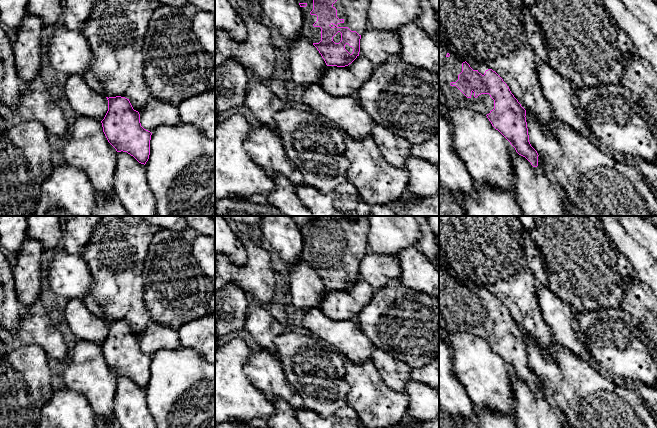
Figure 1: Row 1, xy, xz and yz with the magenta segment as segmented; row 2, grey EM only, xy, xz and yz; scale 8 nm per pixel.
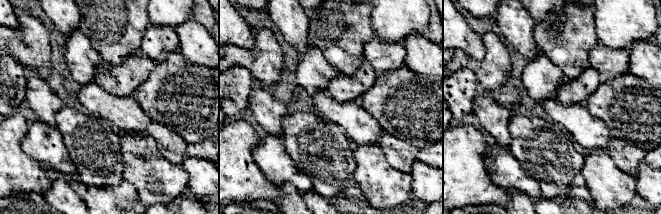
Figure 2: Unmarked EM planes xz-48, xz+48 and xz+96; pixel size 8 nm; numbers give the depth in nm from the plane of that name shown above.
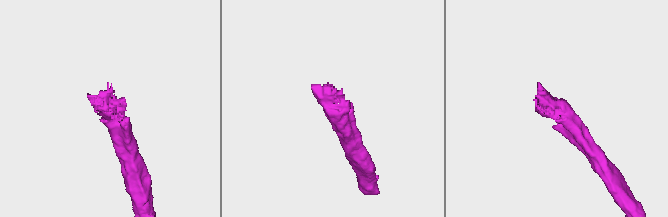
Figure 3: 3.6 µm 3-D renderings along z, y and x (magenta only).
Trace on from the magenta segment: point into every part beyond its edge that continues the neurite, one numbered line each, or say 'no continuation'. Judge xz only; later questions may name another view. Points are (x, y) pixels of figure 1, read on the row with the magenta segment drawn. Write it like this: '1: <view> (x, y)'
1: xz (354, 12)

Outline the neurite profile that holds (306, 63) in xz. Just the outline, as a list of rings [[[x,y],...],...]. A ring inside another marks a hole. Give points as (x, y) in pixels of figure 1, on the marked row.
[[[302,34],[290,41],[289,64],[292,80],[305,88],[320,83],[327,65],[317,48]]]

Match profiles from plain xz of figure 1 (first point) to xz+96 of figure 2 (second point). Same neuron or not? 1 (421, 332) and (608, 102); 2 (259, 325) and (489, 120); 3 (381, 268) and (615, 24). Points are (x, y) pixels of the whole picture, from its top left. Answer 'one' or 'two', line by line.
1: one
2: one
3: two

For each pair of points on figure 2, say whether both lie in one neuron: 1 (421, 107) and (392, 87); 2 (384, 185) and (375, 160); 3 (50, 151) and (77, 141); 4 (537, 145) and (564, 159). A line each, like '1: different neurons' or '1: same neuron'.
1: same neuron
2: same neuron
3: different neurons
4: same neuron

